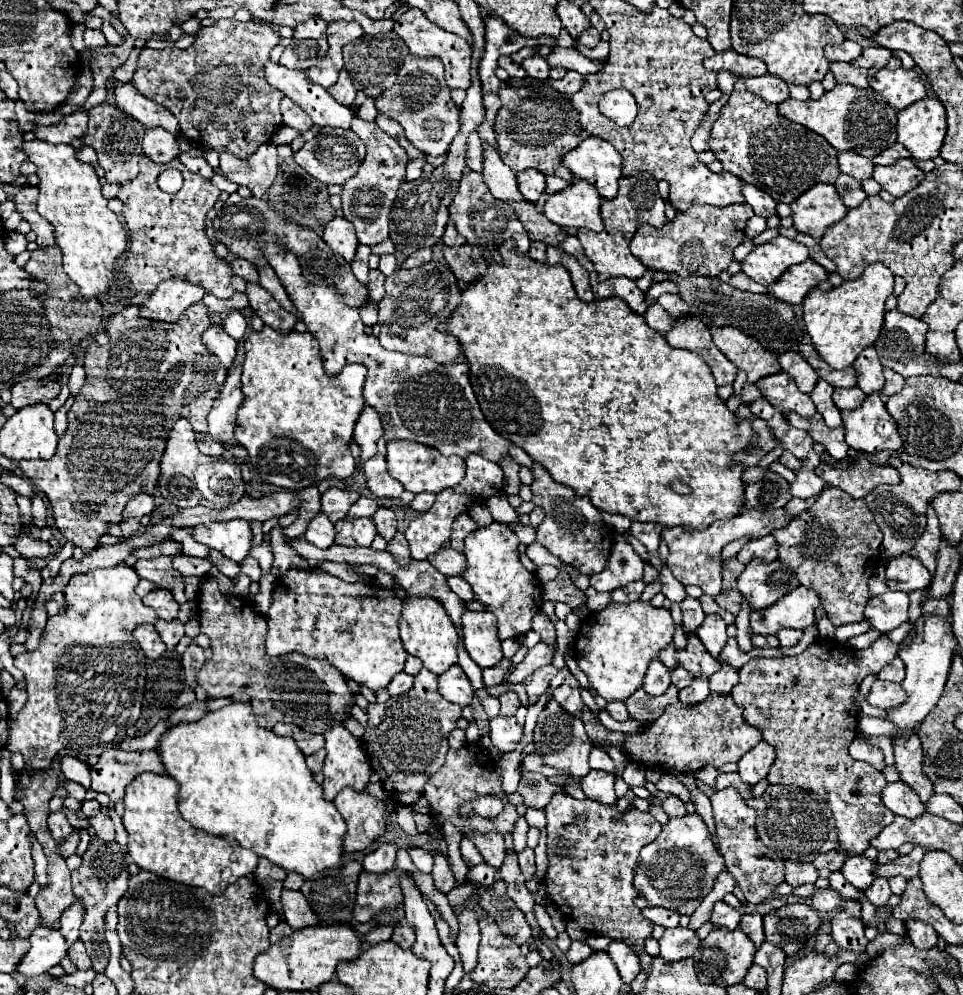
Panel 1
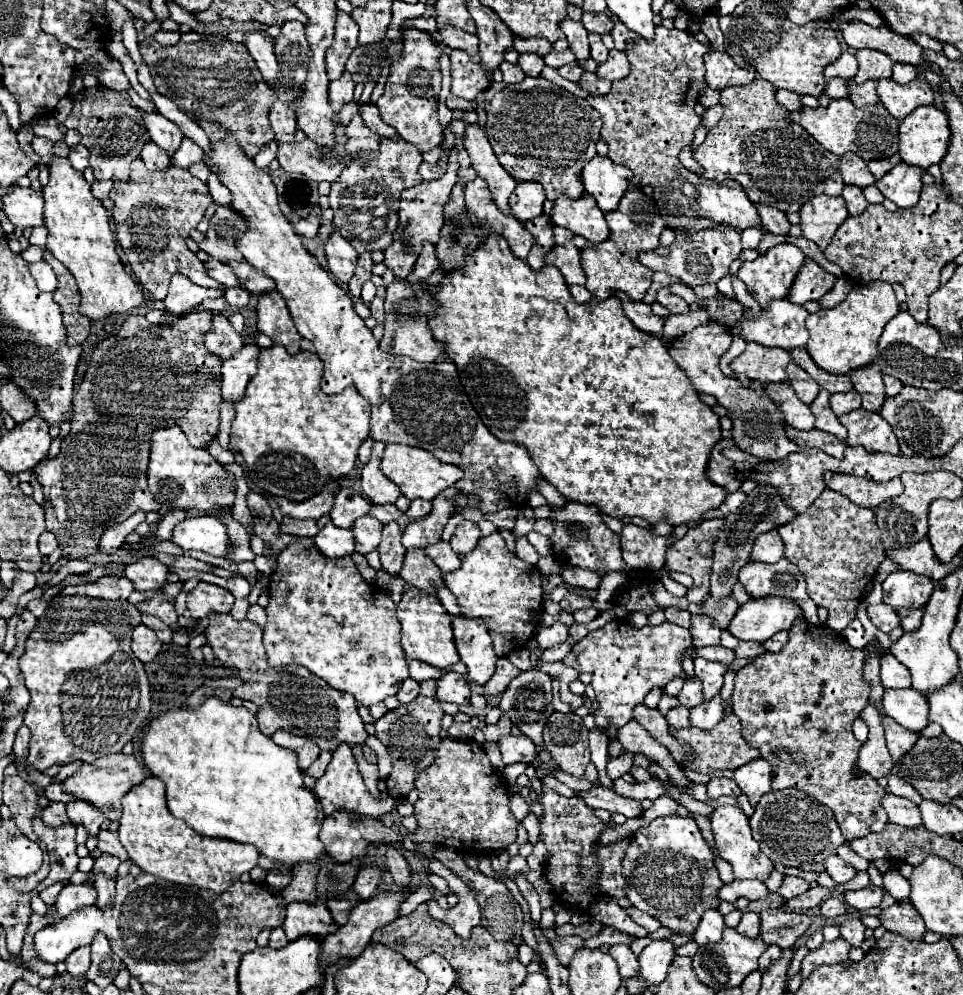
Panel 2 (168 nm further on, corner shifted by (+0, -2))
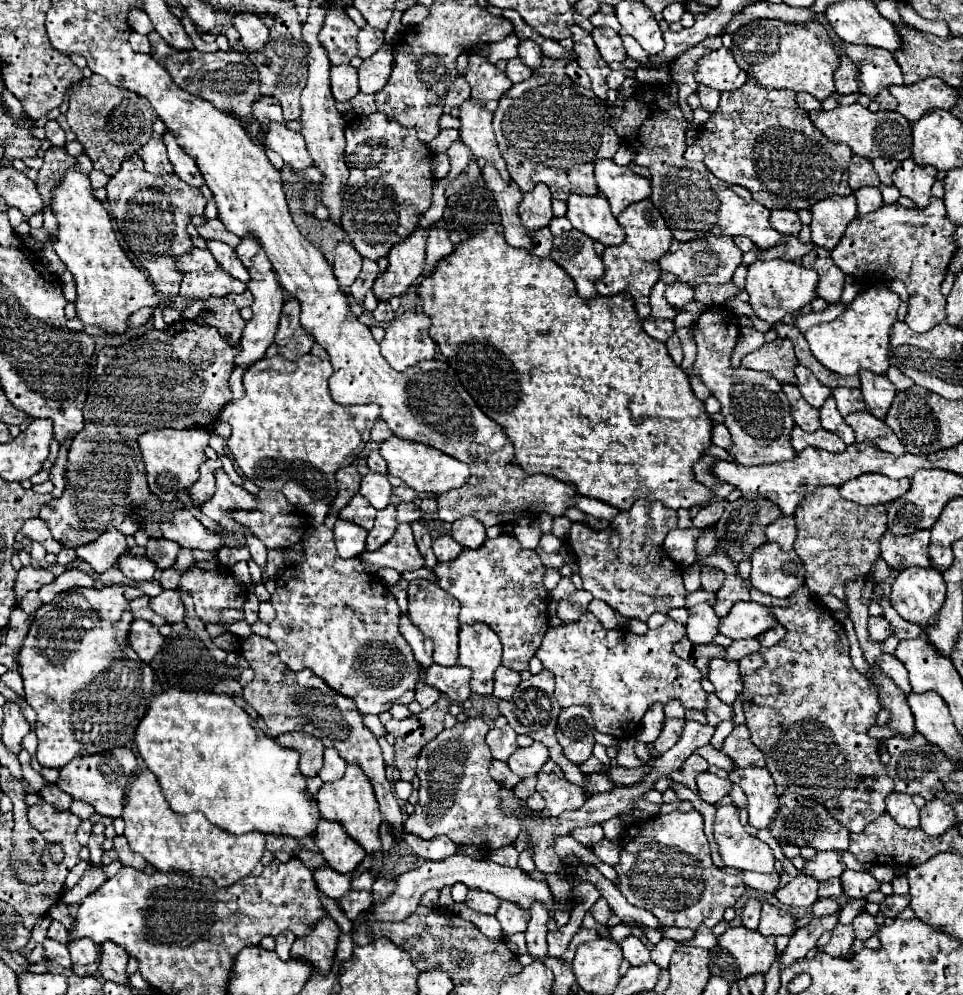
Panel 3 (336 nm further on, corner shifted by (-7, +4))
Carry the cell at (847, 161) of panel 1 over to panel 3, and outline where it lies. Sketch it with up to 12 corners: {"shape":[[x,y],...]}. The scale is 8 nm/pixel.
{"shape":[[853,154],[849,186],[879,186],[879,176],[863,156]]}

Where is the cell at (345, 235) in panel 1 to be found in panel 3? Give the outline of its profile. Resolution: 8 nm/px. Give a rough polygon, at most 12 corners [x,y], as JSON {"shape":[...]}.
{"shape":[[351,242],[337,244],[333,270],[349,288],[361,272],[363,258]]}

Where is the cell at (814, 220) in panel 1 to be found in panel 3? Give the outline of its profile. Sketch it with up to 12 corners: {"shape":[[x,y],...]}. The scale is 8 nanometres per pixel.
{"shape":[[855,196],[813,204],[811,240],[833,250],[857,216]]}

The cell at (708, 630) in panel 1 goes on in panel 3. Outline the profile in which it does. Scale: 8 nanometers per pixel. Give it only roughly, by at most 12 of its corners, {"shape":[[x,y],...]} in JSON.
{"shape":[[709,604],[689,608],[687,638],[713,642],[719,616]]}

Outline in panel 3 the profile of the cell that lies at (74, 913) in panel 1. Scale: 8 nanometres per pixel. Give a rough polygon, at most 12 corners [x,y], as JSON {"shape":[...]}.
{"shape":[[93,864],[63,902],[77,906],[105,880],[105,872]]}

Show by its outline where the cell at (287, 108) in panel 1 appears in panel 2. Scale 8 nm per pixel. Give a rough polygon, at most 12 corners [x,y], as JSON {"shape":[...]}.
{"shape":[[284,102],[268,112],[276,142],[294,142],[296,114]]}

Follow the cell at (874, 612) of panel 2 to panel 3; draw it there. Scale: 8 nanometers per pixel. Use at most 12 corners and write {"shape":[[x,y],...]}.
{"shape":[[883,616],[869,618],[871,640],[885,640],[893,634]]}

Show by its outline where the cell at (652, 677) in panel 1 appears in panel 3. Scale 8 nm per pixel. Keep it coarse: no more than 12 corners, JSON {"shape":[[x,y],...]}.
{"shape":[[661,702],[645,712],[637,738],[643,742],[657,740],[663,728]]}

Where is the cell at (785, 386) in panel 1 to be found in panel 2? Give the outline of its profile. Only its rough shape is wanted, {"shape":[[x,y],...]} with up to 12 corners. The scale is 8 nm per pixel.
{"shape":[[788,382],[766,384],[788,426],[812,430],[810,408]]}

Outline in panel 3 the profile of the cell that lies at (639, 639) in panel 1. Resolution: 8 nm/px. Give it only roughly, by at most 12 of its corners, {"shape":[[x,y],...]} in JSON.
{"shape":[[591,612],[549,628],[537,658],[563,708],[625,740],[655,702],[705,710],[675,656],[685,626],[639,636]]}

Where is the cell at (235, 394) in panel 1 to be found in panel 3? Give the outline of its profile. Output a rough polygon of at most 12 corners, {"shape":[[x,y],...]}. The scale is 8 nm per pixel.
{"shape":[[255,240],[235,252],[251,272],[253,318],[235,366],[265,356],[277,332],[283,290]]}

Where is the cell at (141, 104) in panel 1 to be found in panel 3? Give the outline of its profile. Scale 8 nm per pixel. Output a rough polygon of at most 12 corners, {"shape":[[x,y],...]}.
{"shape":[[163,134],[169,160],[181,180],[205,184],[195,160],[179,146],[177,134]]}

